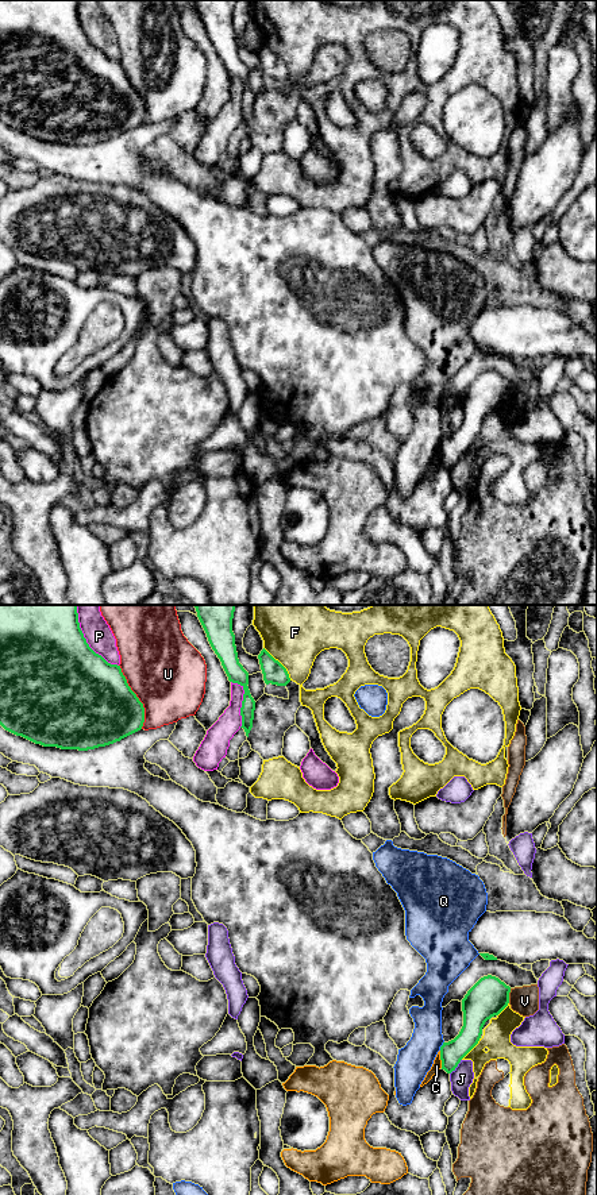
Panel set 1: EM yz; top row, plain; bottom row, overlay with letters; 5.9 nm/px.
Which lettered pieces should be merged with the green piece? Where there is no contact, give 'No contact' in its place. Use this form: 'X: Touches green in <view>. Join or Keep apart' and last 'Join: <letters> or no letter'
C: Touches green in yz. Keep apart
F: Touches green in yz. Keep apart
J: Touches green in yz. Keep apart
P: Touches green in yz. Keep apart
Q: Touches green in yz. Keep apart
U: Touches green in yz. Keep apart
V: Touches green in yz. Keep apart
Join: no letter

